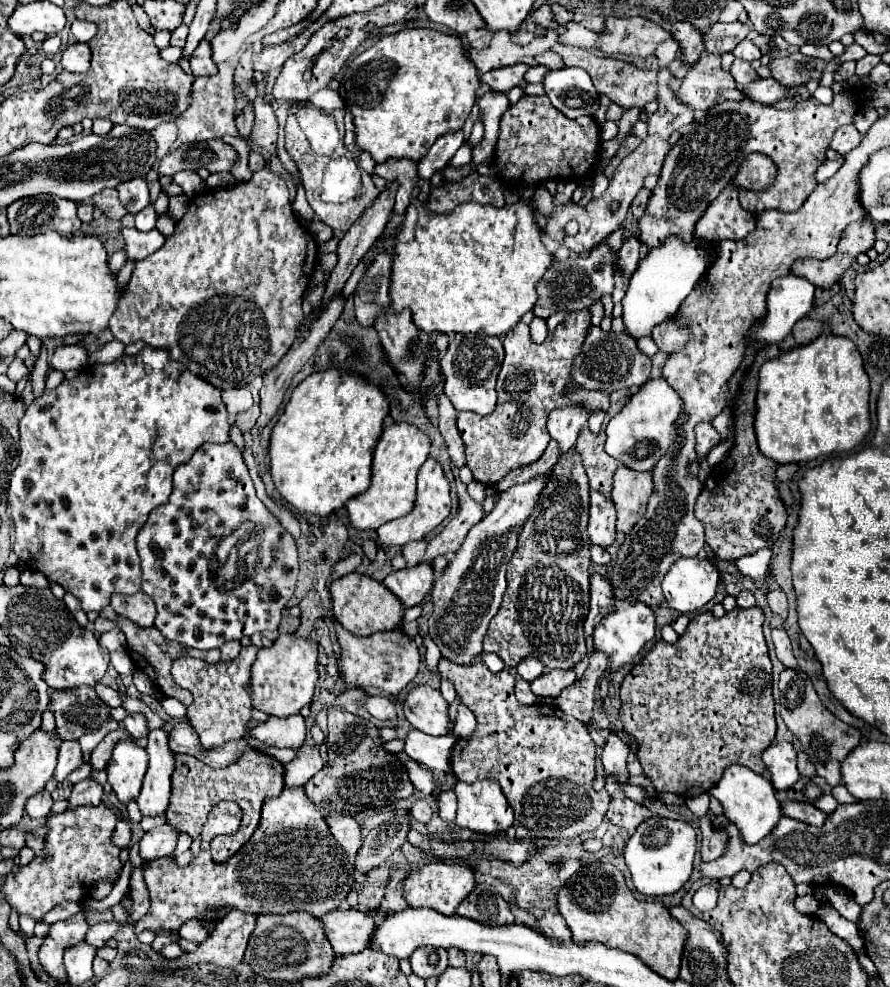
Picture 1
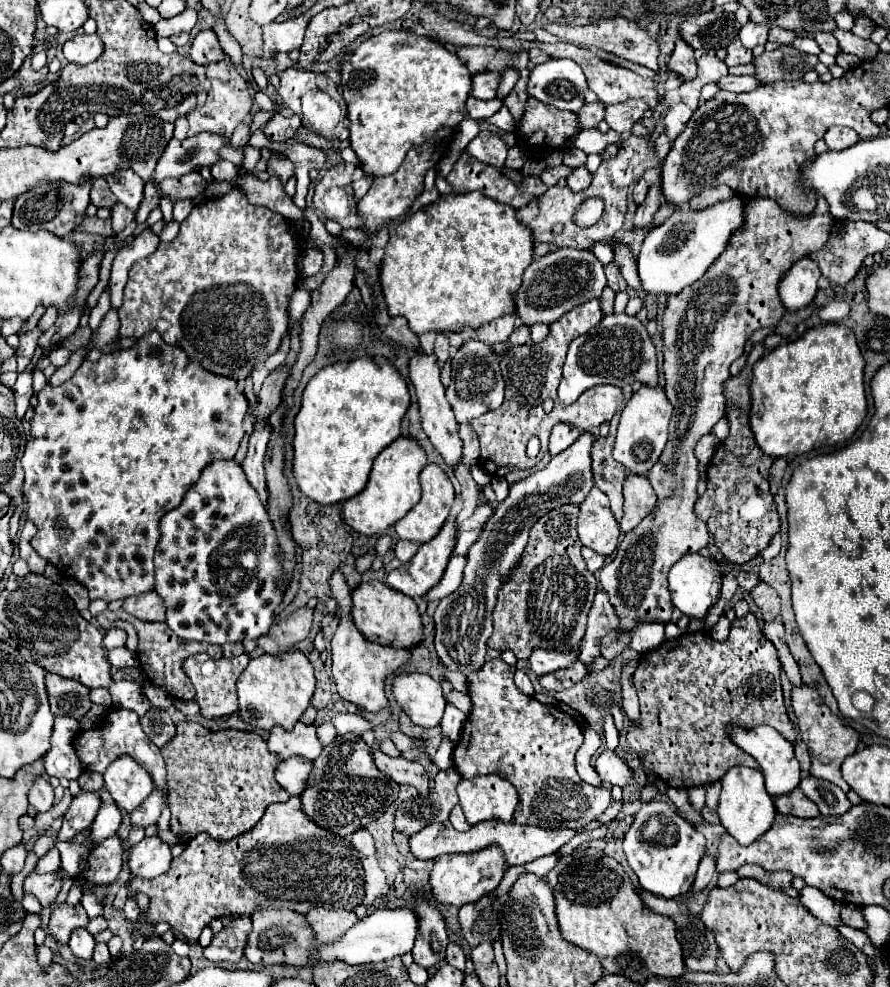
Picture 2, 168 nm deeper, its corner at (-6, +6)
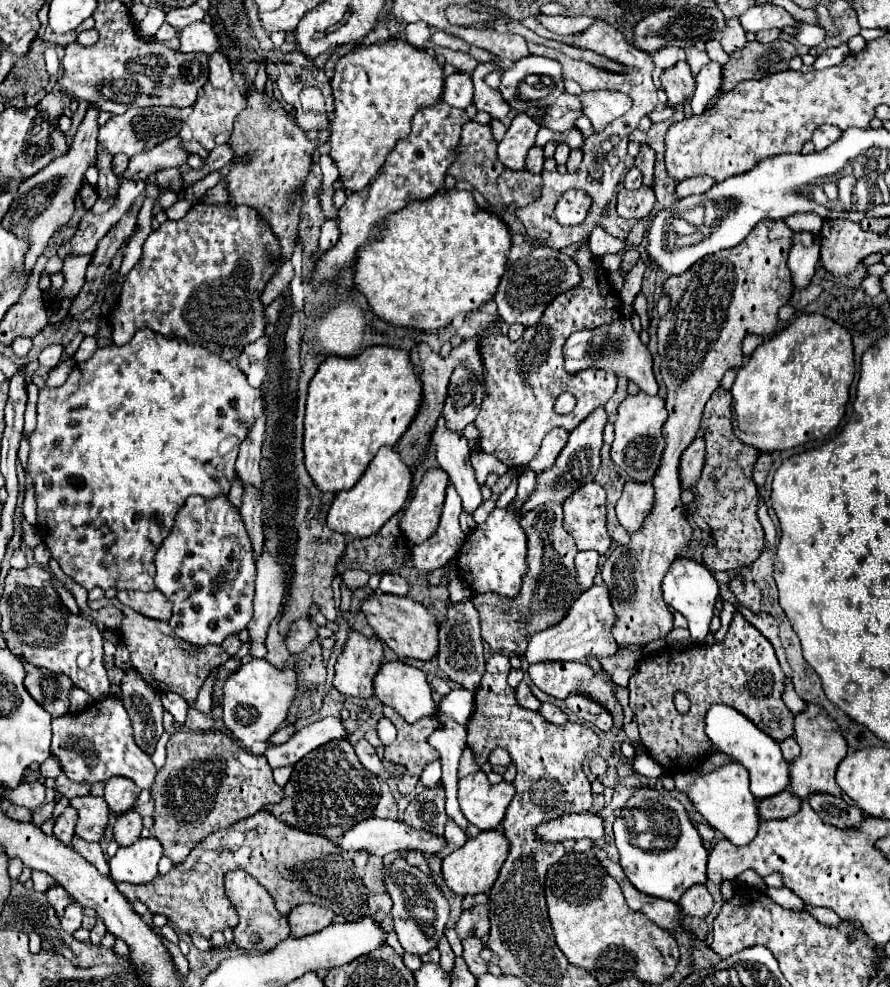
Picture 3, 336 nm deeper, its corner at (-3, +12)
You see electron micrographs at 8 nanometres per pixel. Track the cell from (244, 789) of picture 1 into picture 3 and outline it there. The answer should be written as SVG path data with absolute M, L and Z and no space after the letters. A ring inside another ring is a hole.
M177 730L167 742L167 762L157 772L151 798L155 804L155 836L163 844L163 854L179 864L209 832L227 828L265 806L281 802L283 788L275 784L265 756L243 748L227 732Z

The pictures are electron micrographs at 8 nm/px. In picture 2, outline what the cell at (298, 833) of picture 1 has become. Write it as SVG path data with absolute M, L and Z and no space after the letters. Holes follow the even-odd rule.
M292 796L284 804L270 804L266 814L252 830L232 840L216 840L208 834L198 834L194 840L188 842L188 848L184 848L184 852L176 860L172 860L166 874L152 880L132 878L128 882L128 896L134 896L138 892L146 894L150 898L148 922L168 922L186 940L198 942L202 928L206 928L214 918L250 916L260 904L290 908L298 914L306 914L310 908L316 906L354 910L362 904L364 898L362 876L364 868L356 848L348 840L326 832L316 824L312 826L312 822L300 810L300 798Z

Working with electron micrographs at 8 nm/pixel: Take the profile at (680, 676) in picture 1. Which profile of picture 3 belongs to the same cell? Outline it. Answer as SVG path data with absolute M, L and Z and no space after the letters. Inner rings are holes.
M739 612L733 614L727 636L719 644L695 644L681 650L665 646L657 654L643 656L637 672L629 680L629 692L629 706L637 716L647 754L669 776L693 770L693 766L709 754L705 714L713 704L727 704L743 712L777 742L795 734L793 714L781 700L783 672L773 646ZM675 692L683 692L691 700L687 714L675 708Z

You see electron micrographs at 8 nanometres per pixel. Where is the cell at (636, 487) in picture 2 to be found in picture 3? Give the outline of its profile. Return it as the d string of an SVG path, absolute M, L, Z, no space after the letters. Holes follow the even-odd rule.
M629 480L617 500L617 520L627 532L635 532L653 506L653 486L647 482Z

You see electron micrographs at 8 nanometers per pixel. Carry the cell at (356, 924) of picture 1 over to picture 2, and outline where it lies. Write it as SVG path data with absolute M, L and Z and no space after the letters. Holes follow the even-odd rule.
M312 908L308 914L308 924L312 926L316 940L320 944L328 944L338 940L350 926L356 924L354 912L348 910L324 910L324 908Z

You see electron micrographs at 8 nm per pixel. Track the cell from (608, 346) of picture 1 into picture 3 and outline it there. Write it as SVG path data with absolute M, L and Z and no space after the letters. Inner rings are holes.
M617 318L609 324L603 324L595 330L579 330L573 332L565 342L565 372L567 374L579 374L589 368L597 370L609 370L613 374L623 374L631 382L635 382L643 392L657 394L657 382L653 376L653 360L647 350L647 346L641 342L639 334L633 330L633 324L629 318Z

